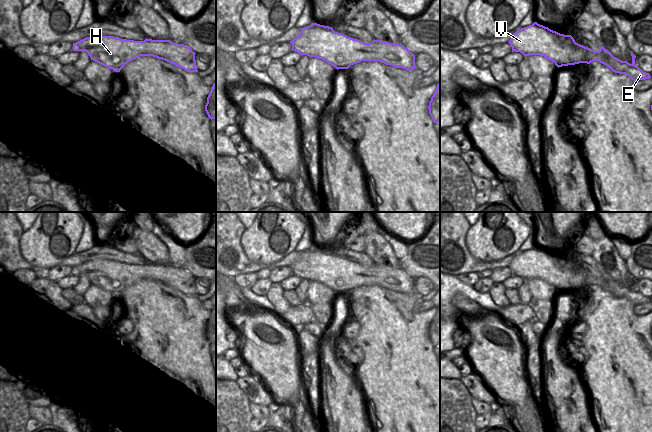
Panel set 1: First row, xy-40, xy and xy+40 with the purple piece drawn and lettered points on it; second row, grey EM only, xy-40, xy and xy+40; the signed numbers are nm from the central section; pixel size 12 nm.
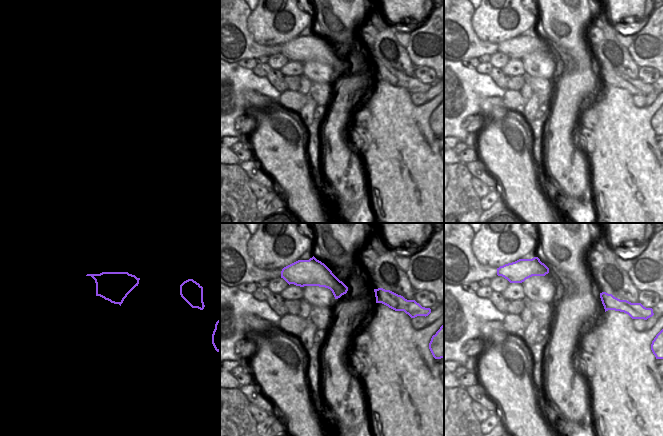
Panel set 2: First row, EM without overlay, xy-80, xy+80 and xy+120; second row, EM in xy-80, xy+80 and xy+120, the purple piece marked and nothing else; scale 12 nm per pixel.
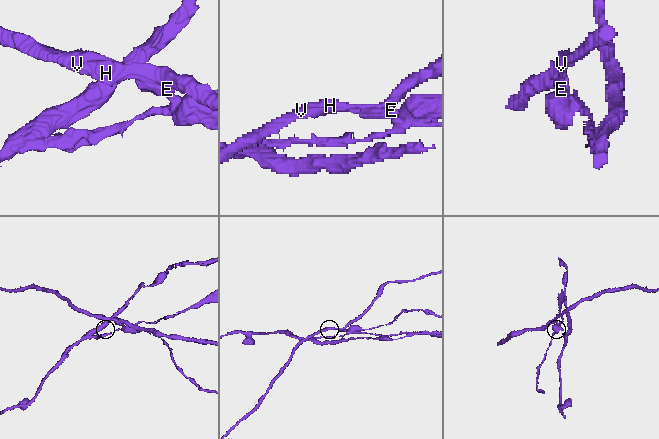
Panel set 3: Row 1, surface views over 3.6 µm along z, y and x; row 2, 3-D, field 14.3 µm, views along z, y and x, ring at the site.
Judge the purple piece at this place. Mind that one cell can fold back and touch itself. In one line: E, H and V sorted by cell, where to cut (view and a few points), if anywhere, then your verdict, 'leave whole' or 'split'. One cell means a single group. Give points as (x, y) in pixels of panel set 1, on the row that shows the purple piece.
groups E / H V; cut xy+40 (612, 55), (609, 57), (606, 65); split

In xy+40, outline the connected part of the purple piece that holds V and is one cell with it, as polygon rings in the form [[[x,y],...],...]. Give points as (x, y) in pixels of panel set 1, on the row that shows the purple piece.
[[[537,22],[516,31],[508,43],[512,51],[524,56],[544,56],[558,68],[593,61],[607,65],[609,57],[613,56],[603,46],[594,51],[576,43],[571,35],[560,34]]]

